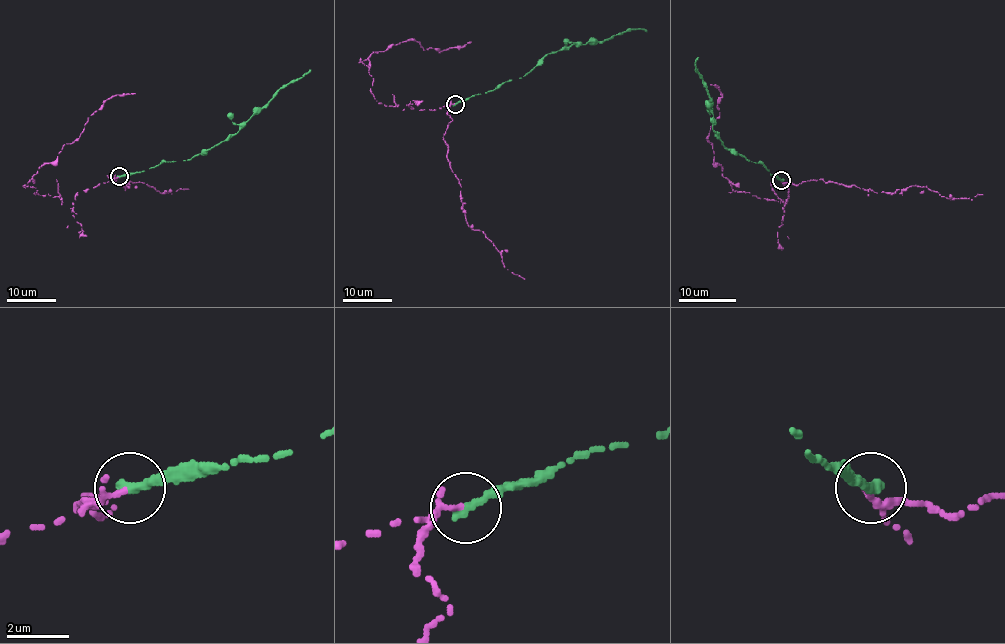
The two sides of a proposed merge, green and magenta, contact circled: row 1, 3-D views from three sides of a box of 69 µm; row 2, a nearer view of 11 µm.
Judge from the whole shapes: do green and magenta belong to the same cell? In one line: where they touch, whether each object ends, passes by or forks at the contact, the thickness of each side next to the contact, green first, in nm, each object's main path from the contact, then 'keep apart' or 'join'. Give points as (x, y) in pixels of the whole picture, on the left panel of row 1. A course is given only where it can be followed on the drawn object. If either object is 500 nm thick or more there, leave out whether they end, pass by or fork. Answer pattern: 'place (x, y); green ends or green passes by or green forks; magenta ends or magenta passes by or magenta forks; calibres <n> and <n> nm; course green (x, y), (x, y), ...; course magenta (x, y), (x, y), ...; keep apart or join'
place (119, 176); green ends; magenta passes by; calibres 360 and 140 nm; course green (118, 176), (144, 171), (164, 161), (189, 160), (229, 139), (281, 88), (311, 69); course magenta (118, 176), (77, 192), (71, 208), (25, 185), (106, 100), (135, 93); keep apart

